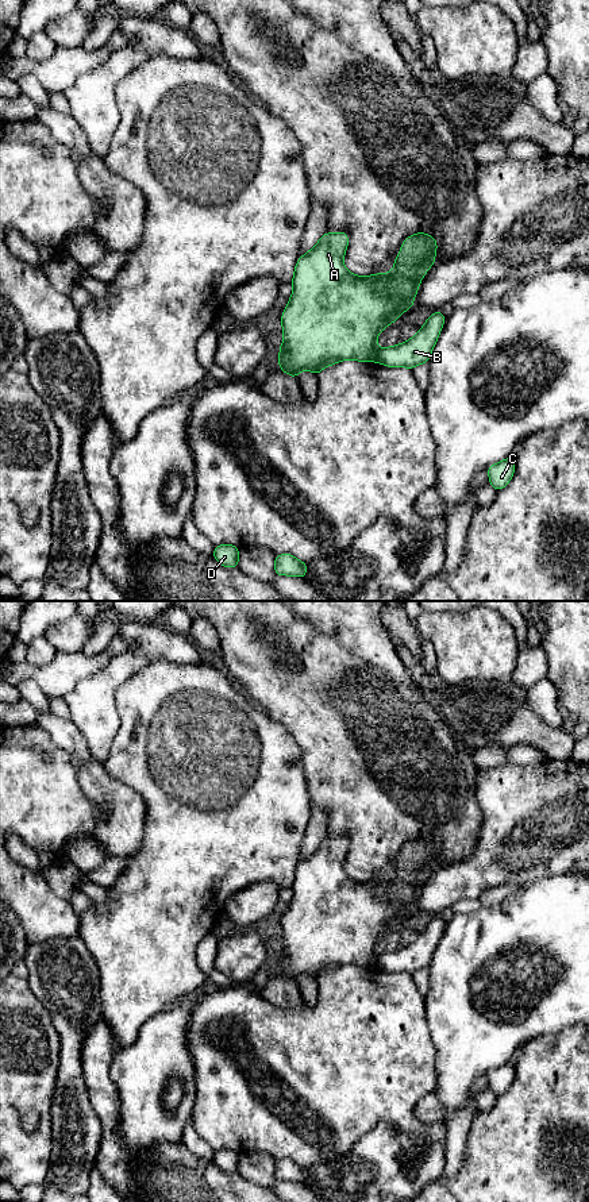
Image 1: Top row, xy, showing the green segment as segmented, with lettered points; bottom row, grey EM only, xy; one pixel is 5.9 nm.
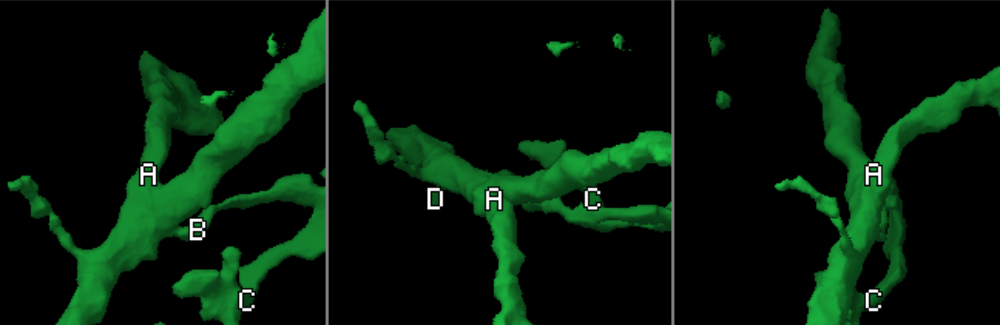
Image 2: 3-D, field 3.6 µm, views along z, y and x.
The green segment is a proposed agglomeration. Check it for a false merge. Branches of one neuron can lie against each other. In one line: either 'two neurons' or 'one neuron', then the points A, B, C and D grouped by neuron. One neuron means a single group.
two neurons; A D / B C

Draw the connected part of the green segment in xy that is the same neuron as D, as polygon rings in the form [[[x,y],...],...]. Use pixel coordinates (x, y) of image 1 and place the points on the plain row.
[[[219,1149],[213,1153],[213,1163],[224,1172],[238,1172],[239,1170],[239,1152],[232,1149]]]

